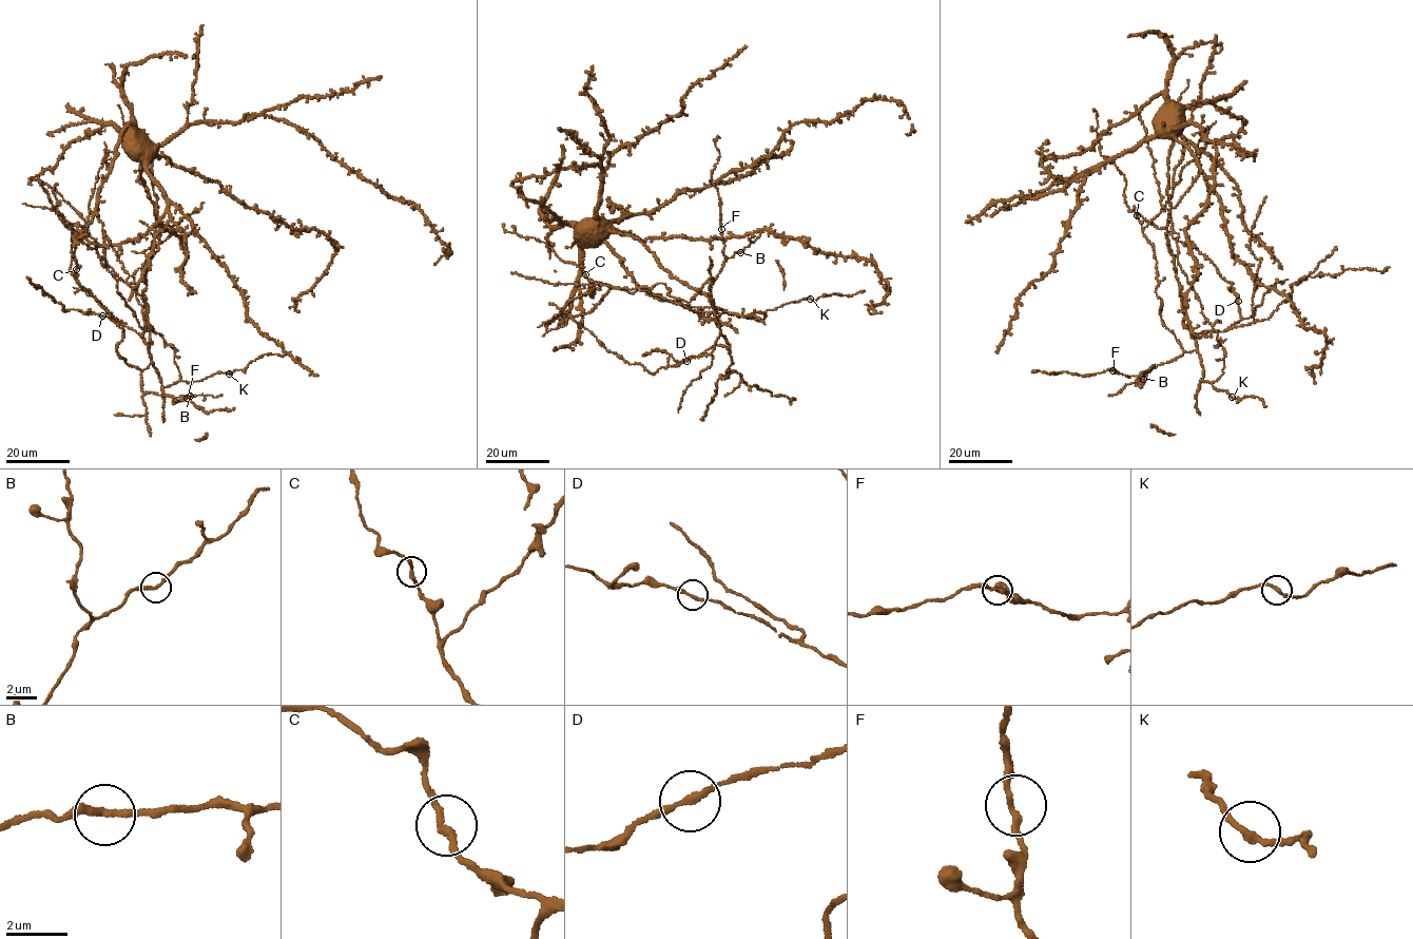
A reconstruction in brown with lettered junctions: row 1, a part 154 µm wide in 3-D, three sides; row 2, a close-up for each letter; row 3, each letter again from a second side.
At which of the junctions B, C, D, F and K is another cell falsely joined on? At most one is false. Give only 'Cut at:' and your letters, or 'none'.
Cut at: none

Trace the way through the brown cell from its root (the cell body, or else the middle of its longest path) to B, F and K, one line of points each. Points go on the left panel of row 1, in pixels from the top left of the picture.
B: (137, 152), (152, 159), (157, 215), (143, 293), (151, 361), (142, 371), (141, 388), (144, 394), (190, 396)
F: (137, 152), (152, 159), (157, 215), (143, 293), (151, 361), (141, 388), (175, 403), (187, 398)
K: (137, 152), (152, 159), (156, 197), (157, 225), (143, 293), (151, 363), (163, 386), (229, 374)

